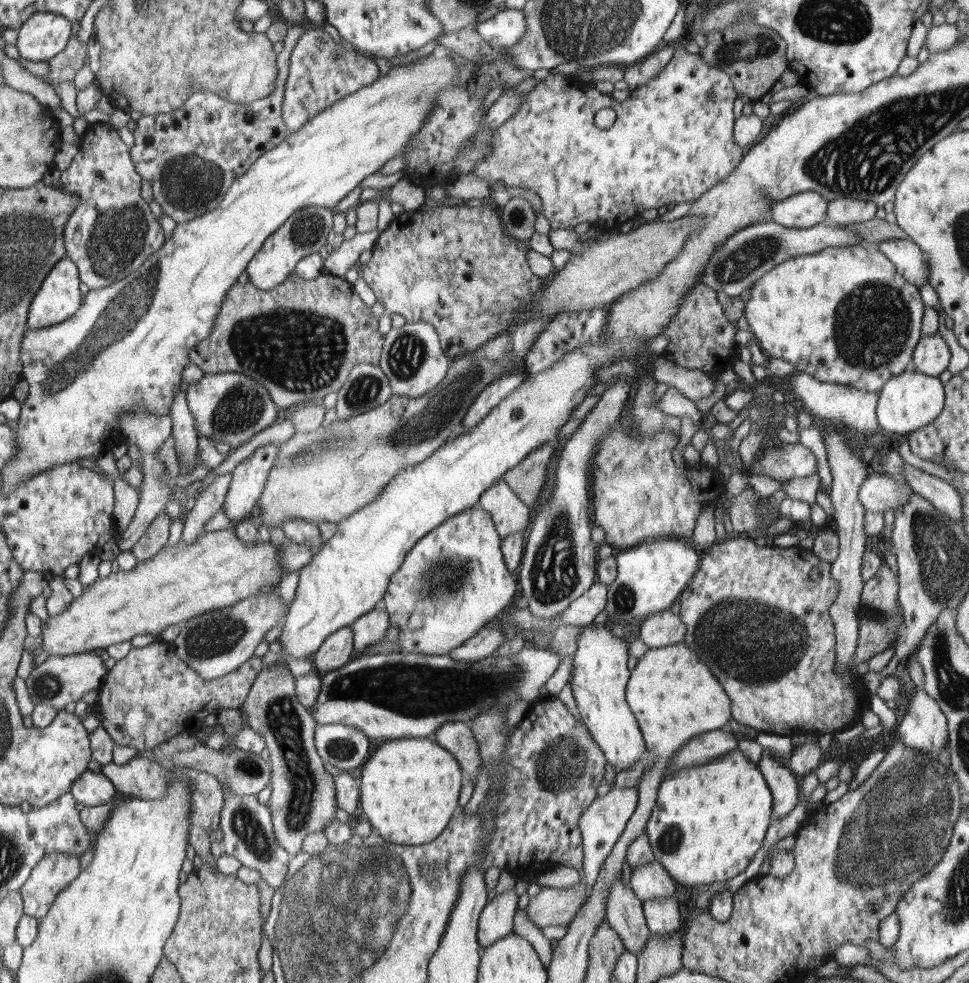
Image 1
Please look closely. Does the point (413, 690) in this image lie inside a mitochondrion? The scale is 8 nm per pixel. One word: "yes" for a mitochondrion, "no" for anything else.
yes

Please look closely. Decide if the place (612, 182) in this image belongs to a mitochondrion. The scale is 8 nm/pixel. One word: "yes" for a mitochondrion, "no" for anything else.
no

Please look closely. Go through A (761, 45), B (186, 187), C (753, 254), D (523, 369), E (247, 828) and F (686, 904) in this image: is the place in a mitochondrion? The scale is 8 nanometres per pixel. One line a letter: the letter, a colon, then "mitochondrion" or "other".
A: mitochondrion
B: mitochondrion
C: mitochondrion
D: other
E: mitochondrion
F: other

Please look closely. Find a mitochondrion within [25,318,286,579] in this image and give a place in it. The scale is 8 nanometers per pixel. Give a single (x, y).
(242, 405)

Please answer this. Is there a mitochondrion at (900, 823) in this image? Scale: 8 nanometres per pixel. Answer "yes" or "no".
yes

